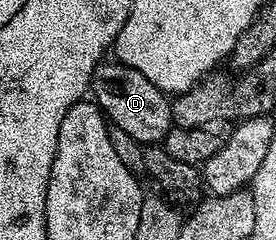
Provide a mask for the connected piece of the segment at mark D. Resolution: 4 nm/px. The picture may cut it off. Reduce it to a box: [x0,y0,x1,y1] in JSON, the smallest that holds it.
[91,62,173,145]

